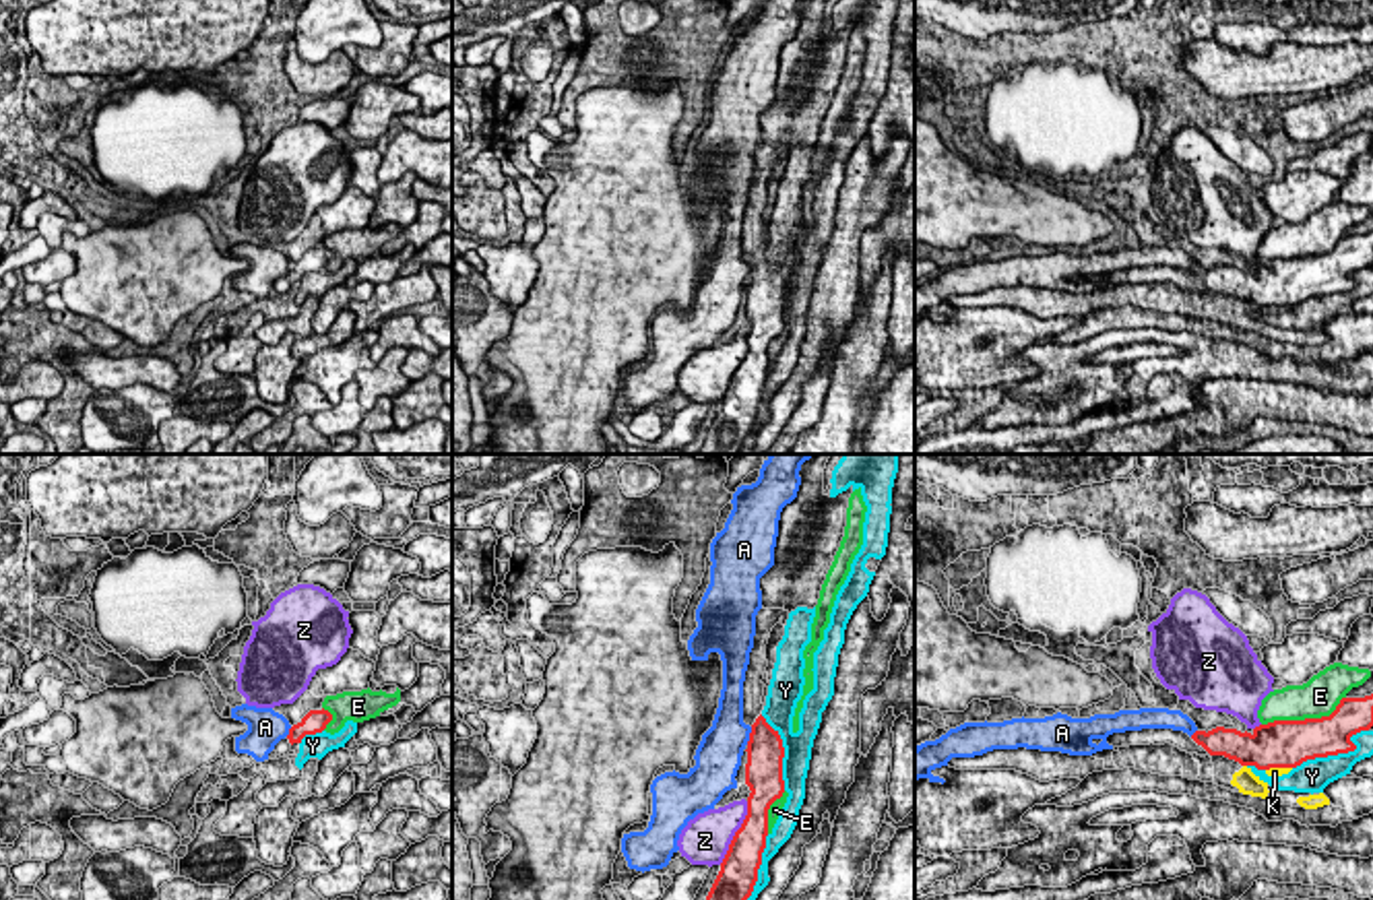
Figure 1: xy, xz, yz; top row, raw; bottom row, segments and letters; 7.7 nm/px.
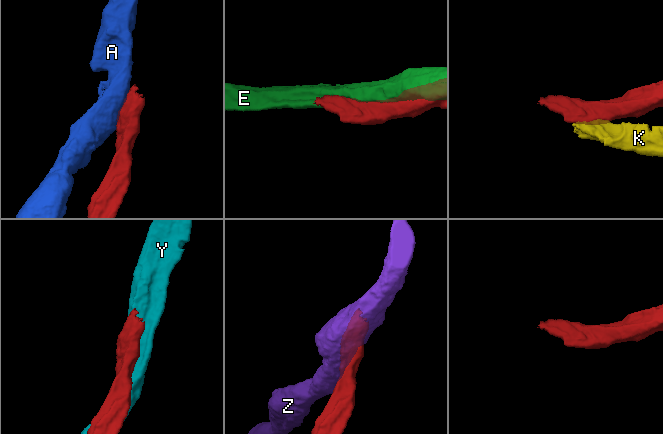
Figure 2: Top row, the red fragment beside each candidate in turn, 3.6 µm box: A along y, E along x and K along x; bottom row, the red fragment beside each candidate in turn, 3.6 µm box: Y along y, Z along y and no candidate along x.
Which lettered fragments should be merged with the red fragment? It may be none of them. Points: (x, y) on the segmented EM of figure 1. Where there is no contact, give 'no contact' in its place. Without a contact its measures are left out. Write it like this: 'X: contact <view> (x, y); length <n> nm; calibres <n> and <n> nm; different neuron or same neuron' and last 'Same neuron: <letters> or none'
A: contact xz (750, 735); length 150 nm; calibres 280 and 340 nm; different neuron
E: contact yz (1305, 719); length 700 nm; calibres 380 and 300 nm; different neuron
K: contact yz (1279, 766); length 220 nm; calibres 380 and 90 nm; different neuron
Y: contact yz (1336, 754); length 650 nm; calibres 320 and 260 nm; different neuron
Z: contact xz (736, 832); length 550 nm; calibres 280 and 380 nm; different neuron
Same neuron: none

